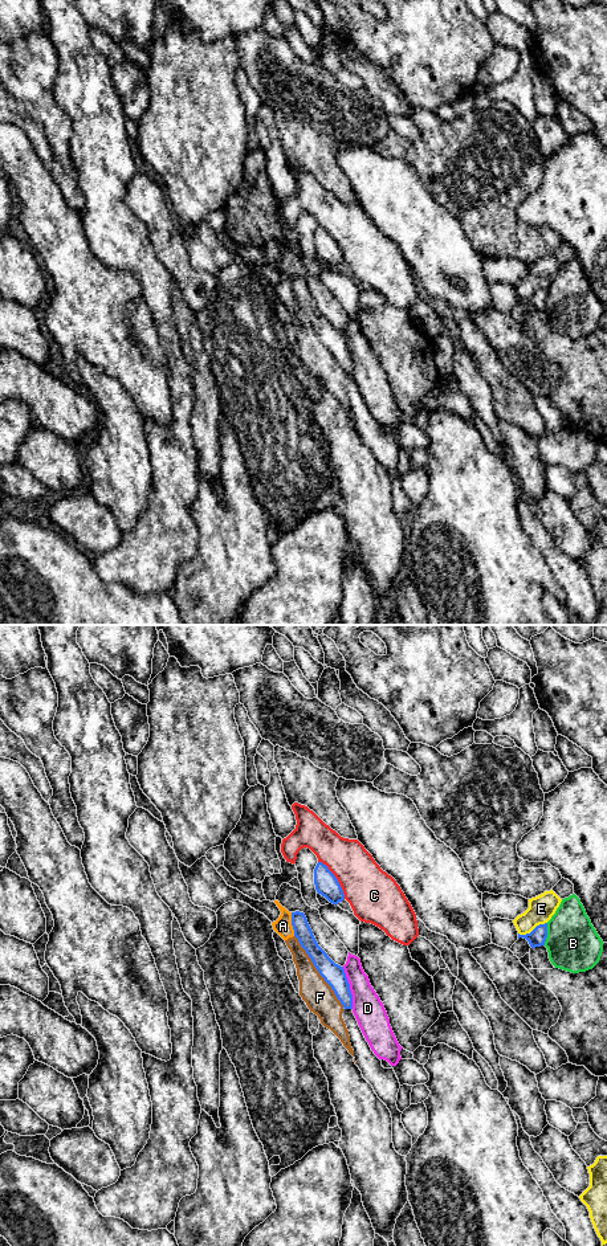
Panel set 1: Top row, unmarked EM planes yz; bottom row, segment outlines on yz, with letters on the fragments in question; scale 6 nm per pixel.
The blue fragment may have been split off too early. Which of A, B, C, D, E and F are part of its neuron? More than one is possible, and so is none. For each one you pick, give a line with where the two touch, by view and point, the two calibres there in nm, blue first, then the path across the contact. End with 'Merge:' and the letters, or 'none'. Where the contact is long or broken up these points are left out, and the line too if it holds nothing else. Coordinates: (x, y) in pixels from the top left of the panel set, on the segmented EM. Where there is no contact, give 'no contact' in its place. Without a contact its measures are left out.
Merge: none

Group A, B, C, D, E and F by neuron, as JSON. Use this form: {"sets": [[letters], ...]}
{"sets": [["A", "F"], ["B"], ["C"], ["D"], ["E"]]}

